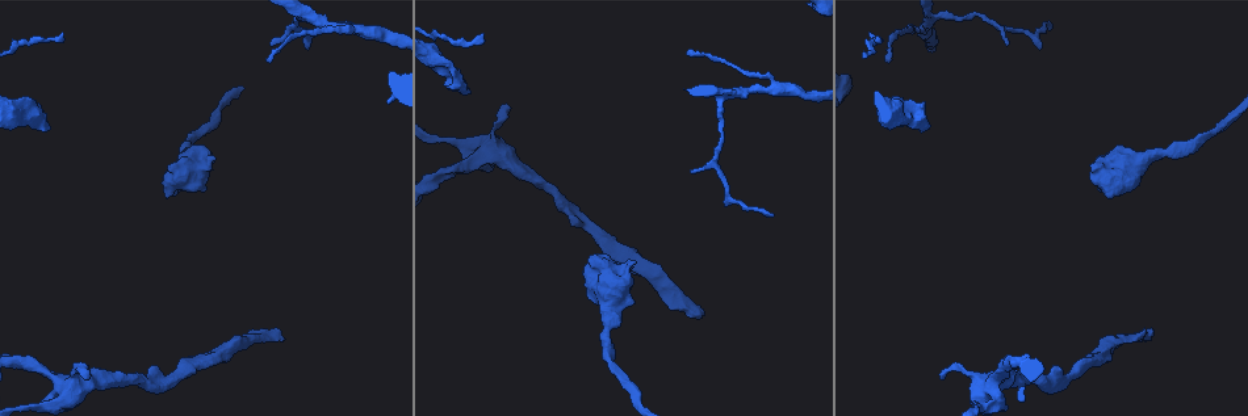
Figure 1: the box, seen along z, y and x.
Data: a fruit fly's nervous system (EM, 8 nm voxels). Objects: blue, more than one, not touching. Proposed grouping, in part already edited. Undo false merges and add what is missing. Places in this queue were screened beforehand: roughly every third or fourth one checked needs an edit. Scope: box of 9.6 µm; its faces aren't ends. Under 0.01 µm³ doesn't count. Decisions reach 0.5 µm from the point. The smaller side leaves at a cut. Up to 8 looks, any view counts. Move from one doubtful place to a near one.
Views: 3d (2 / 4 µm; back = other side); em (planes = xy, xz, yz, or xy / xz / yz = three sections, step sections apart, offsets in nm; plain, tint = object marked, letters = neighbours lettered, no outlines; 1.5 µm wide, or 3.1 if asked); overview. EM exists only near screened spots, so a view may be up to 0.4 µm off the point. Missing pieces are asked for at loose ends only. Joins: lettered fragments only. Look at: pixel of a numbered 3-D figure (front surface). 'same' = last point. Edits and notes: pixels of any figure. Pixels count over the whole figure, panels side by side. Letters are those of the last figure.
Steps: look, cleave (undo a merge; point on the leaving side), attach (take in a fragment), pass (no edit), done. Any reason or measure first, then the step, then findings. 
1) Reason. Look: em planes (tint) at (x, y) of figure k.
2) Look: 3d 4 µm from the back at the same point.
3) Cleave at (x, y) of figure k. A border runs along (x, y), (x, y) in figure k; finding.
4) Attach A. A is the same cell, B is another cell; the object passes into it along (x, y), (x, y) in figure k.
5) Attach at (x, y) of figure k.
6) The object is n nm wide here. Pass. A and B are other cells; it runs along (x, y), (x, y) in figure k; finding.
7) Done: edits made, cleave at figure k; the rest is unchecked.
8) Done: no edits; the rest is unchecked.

End of a long branch. Look: 3d 2 µm at (450, 86) of figure 1.

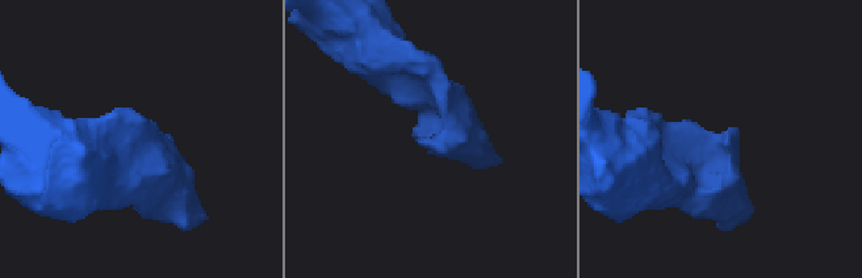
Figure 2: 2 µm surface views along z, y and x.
Now the EM. Look: em planes (letters) at (422, 145) of figure 2.

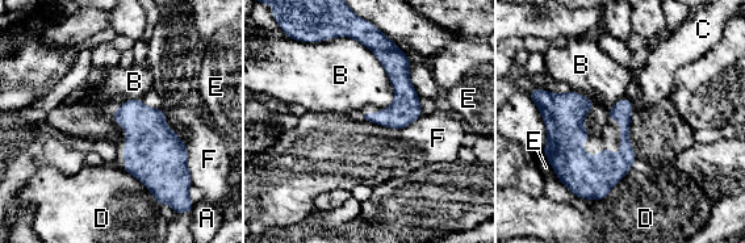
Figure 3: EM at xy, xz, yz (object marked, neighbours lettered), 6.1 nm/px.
Pass. A, B, C, D, E and F are other cells; it runs along (376, 41), (397, 65), (400, 126) in figure 3; none of them fits.

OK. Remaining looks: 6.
Thick end. Look: em planes (tint) at (591, 256) of figure 1.

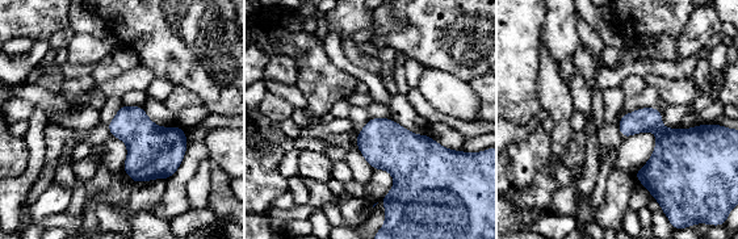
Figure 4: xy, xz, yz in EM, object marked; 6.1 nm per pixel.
Look: em planes (letters) at the same point.

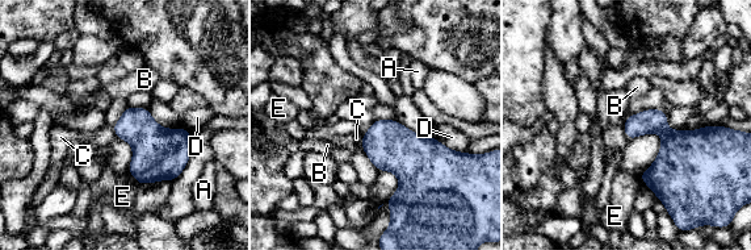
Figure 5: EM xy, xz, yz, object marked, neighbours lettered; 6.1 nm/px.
Pass. A, B, C, D and E are other cells; a border runs along (363, 136), (360, 146) in figure 5; no lettered fragment goes on from it.

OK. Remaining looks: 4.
An open end. Look: 3d 2 µm at (699, 314) of figure 1.

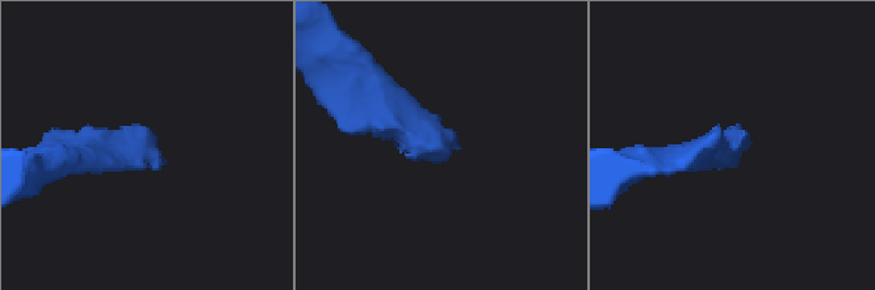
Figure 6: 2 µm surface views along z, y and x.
Look: em planes (letters) at (738, 130) of figure 6.

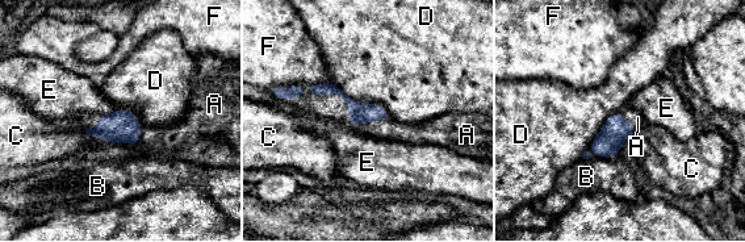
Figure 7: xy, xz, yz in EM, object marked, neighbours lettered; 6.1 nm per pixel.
Attach A. A is the same cell, B, C, D, E and F are other cells; the object passes into it along (121, 126), (139, 133), (179, 141) in figure 7; the cell continues.

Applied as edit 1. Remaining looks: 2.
Done: edits made, attach at figure 7; the rest is unchecked.

